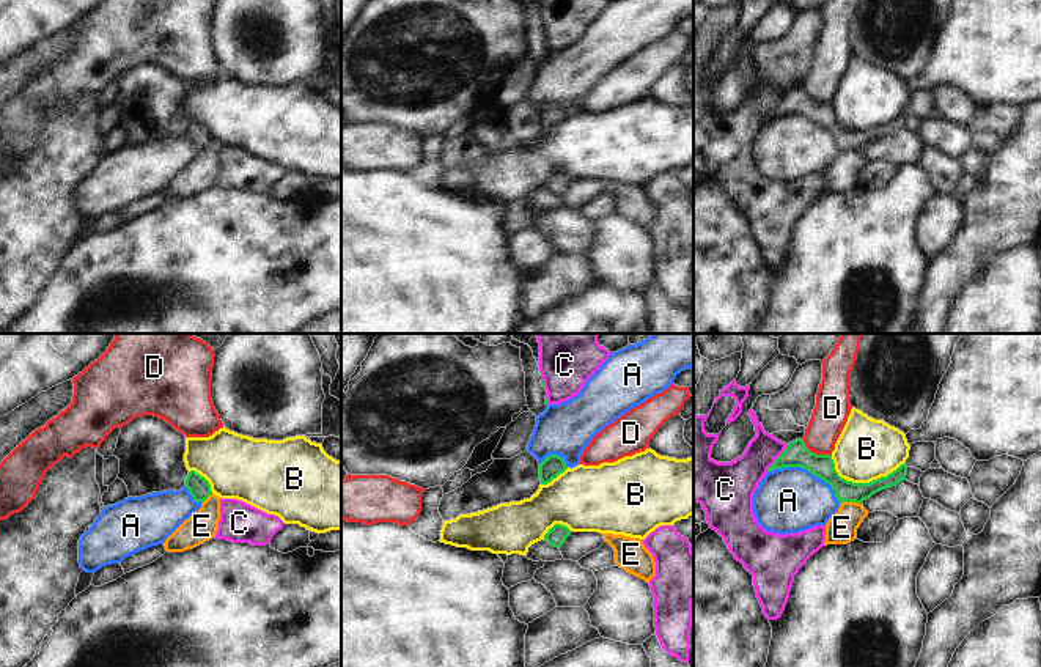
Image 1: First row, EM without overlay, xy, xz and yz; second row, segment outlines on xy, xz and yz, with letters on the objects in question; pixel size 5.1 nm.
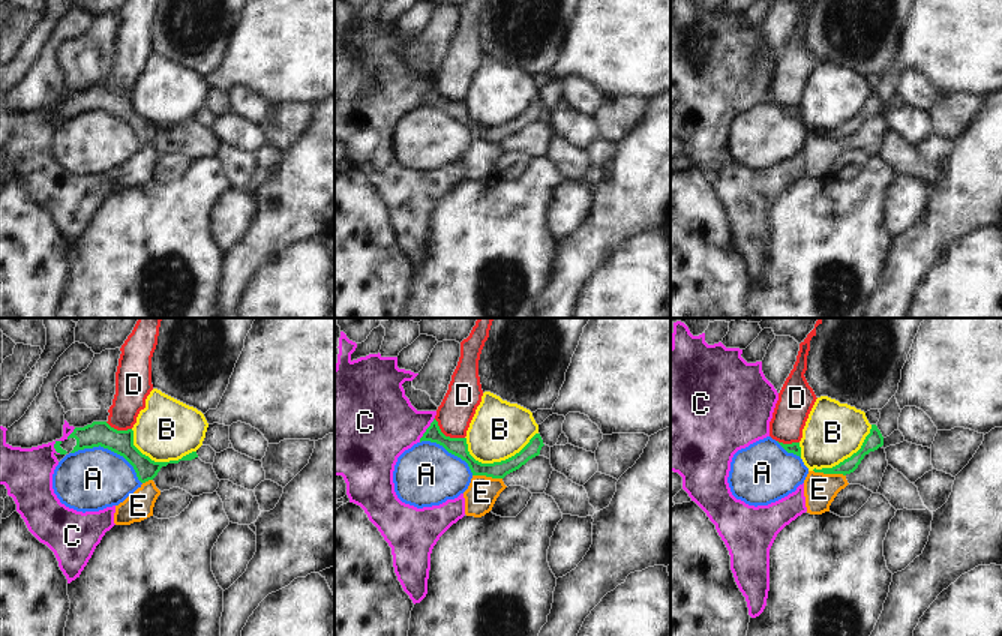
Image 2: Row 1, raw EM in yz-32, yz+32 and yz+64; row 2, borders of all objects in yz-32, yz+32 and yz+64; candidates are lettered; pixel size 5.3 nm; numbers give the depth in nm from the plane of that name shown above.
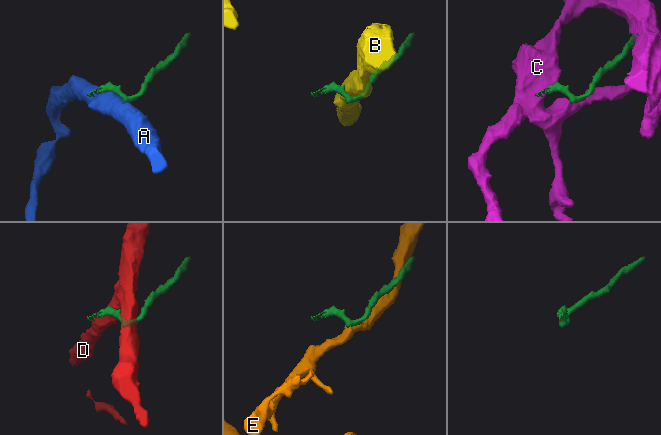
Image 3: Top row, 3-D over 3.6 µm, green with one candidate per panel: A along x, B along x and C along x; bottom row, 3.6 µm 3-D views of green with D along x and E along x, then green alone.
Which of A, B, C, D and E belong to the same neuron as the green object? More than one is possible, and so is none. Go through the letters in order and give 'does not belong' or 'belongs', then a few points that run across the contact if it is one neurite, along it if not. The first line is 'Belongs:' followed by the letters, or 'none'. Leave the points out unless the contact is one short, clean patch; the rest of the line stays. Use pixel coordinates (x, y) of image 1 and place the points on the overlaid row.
Belongs: none
A: does not belong
B: does not belong | yz (831, 455), (835, 471), (853, 482), (886, 477), (904, 461)
C: does not belong | yz (788, 444), (766, 471)
D: does not belong | yz (802, 438), (810, 450), (831, 455)
E: does not belong

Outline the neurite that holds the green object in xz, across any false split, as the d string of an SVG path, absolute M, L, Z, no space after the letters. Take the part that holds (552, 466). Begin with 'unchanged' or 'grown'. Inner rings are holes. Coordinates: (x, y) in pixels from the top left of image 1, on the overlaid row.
unchanged | M549 455L541 464L539 464L539 480L541 485L550 483L554 478L557 478L560 474L566 470L565 458L558 455Z

